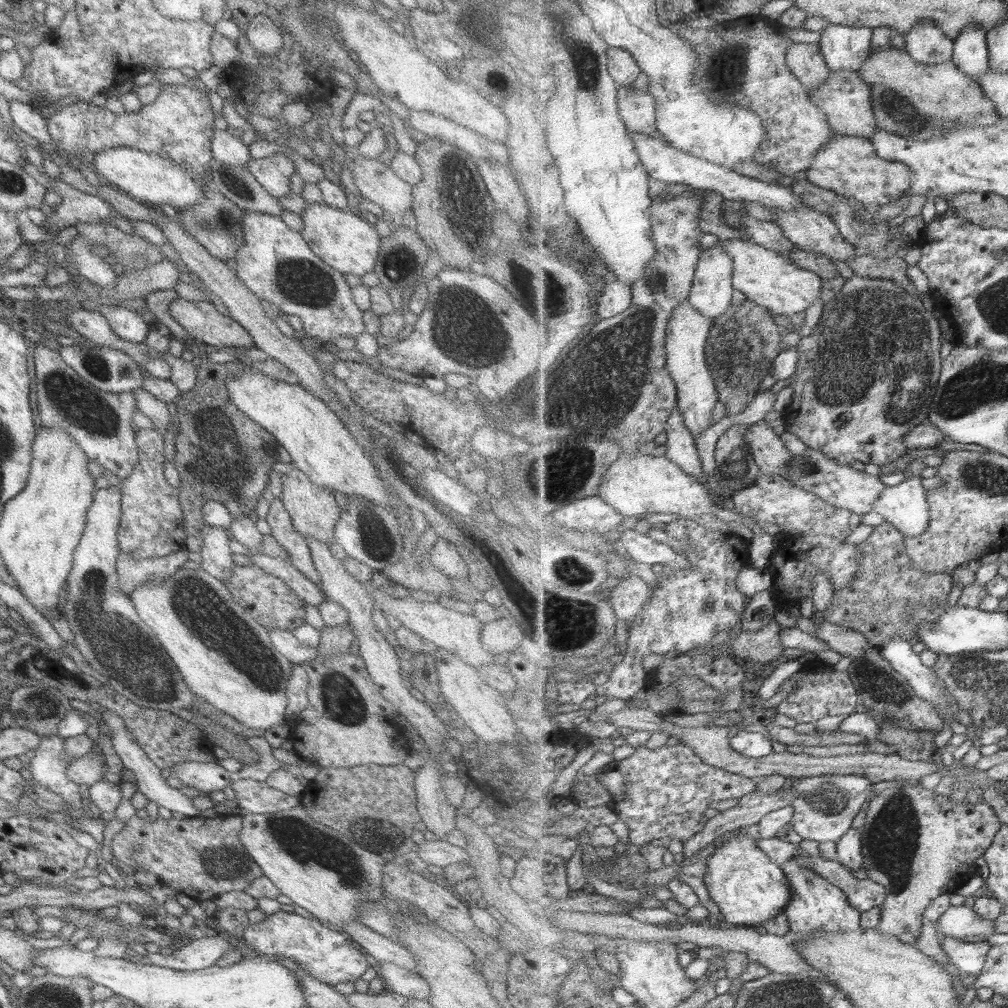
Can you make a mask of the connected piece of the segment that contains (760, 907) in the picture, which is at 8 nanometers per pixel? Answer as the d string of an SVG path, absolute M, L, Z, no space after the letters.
M751 837L733 838L718 846L705 860L707 871L703 881L709 896L719 906L725 925L762 925L784 912L792 901L788 874L757 846L757 841Z

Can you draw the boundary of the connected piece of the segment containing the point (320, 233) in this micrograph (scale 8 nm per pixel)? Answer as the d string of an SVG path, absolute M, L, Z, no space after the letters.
M323 202L309 203L299 216L302 220L299 234L321 262L342 275L362 277L373 271L379 254L380 236L373 225L359 217L357 210L342 211Z

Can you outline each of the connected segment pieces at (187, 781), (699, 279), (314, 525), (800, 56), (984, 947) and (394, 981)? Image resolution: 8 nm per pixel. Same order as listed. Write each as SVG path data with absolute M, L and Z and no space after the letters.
M179 762L177 766L173 766L171 776L179 780L183 786L194 788L204 794L222 790L233 778L214 762Z
M718 241L702 251L688 301L714 322L733 302L733 280L734 260Z
M293 468L290 472L279 474L281 480L281 493L278 500L290 518L293 531L303 539L313 539L323 544L334 541L334 525L339 519L340 509L336 496L321 487L315 487L305 474Z
M793 43L788 51L788 66L807 88L821 86L832 72L820 52L819 43Z
M941 936L940 941L944 955L958 968L958 974L975 978L975 981L979 980L981 971L986 968L989 952L992 950L991 943L988 940L965 942L961 939Z
M374 962L372 965L382 982L384 992L397 994L407 1000L428 1000L429 988L415 973L390 963Z

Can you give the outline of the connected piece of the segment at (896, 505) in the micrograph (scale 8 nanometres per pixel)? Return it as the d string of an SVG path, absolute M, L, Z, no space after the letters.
M907 475L907 478L896 486L885 488L881 493L880 501L873 506L873 512L881 515L885 522L893 524L899 528L899 531L907 540L911 537L921 537L927 527L929 527L929 502L927 500L927 490L921 484L921 478L912 478Z

